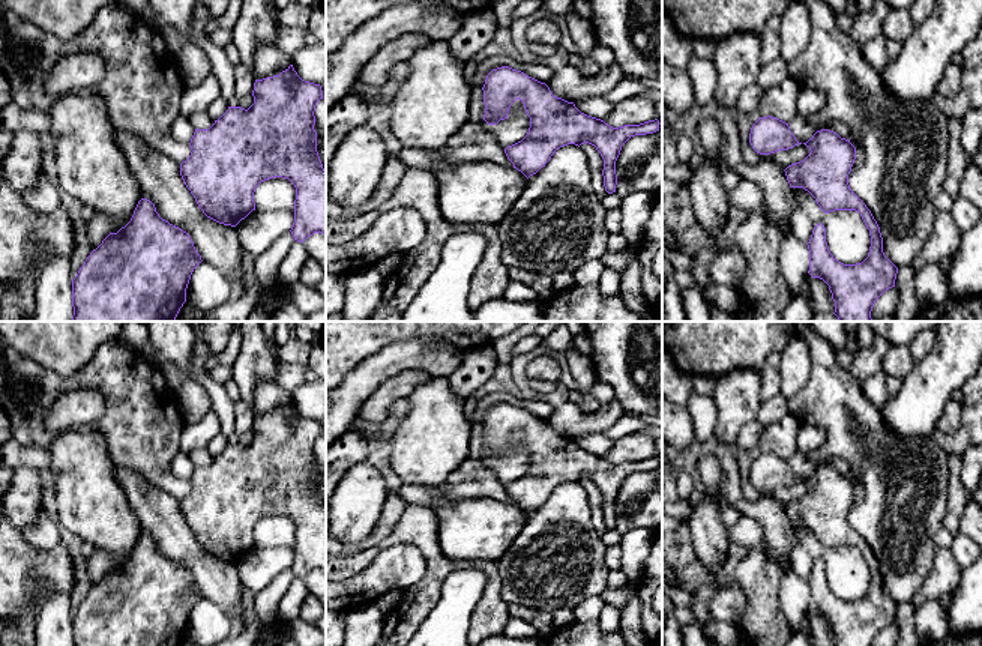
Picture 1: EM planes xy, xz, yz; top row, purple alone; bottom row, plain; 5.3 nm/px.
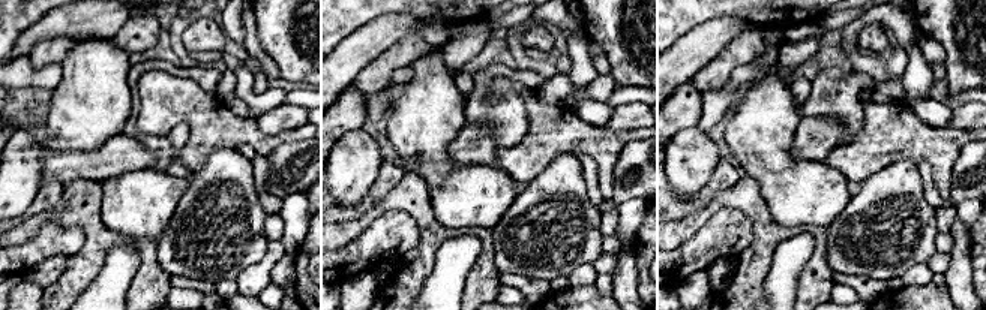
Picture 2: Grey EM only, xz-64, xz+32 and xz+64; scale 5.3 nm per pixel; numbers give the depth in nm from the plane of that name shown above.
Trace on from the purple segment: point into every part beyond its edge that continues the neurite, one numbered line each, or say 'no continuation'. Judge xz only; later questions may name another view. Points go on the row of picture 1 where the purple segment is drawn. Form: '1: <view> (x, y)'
no continuation

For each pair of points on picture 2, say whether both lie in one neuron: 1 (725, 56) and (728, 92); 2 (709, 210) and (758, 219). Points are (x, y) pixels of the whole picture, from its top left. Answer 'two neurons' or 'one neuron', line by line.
1: two neurons
2: one neuron

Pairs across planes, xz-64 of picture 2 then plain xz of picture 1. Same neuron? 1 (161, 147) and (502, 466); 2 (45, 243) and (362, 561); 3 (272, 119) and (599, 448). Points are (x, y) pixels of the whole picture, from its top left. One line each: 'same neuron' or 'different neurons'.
1: same neuron
2: different neurons
3: different neurons

